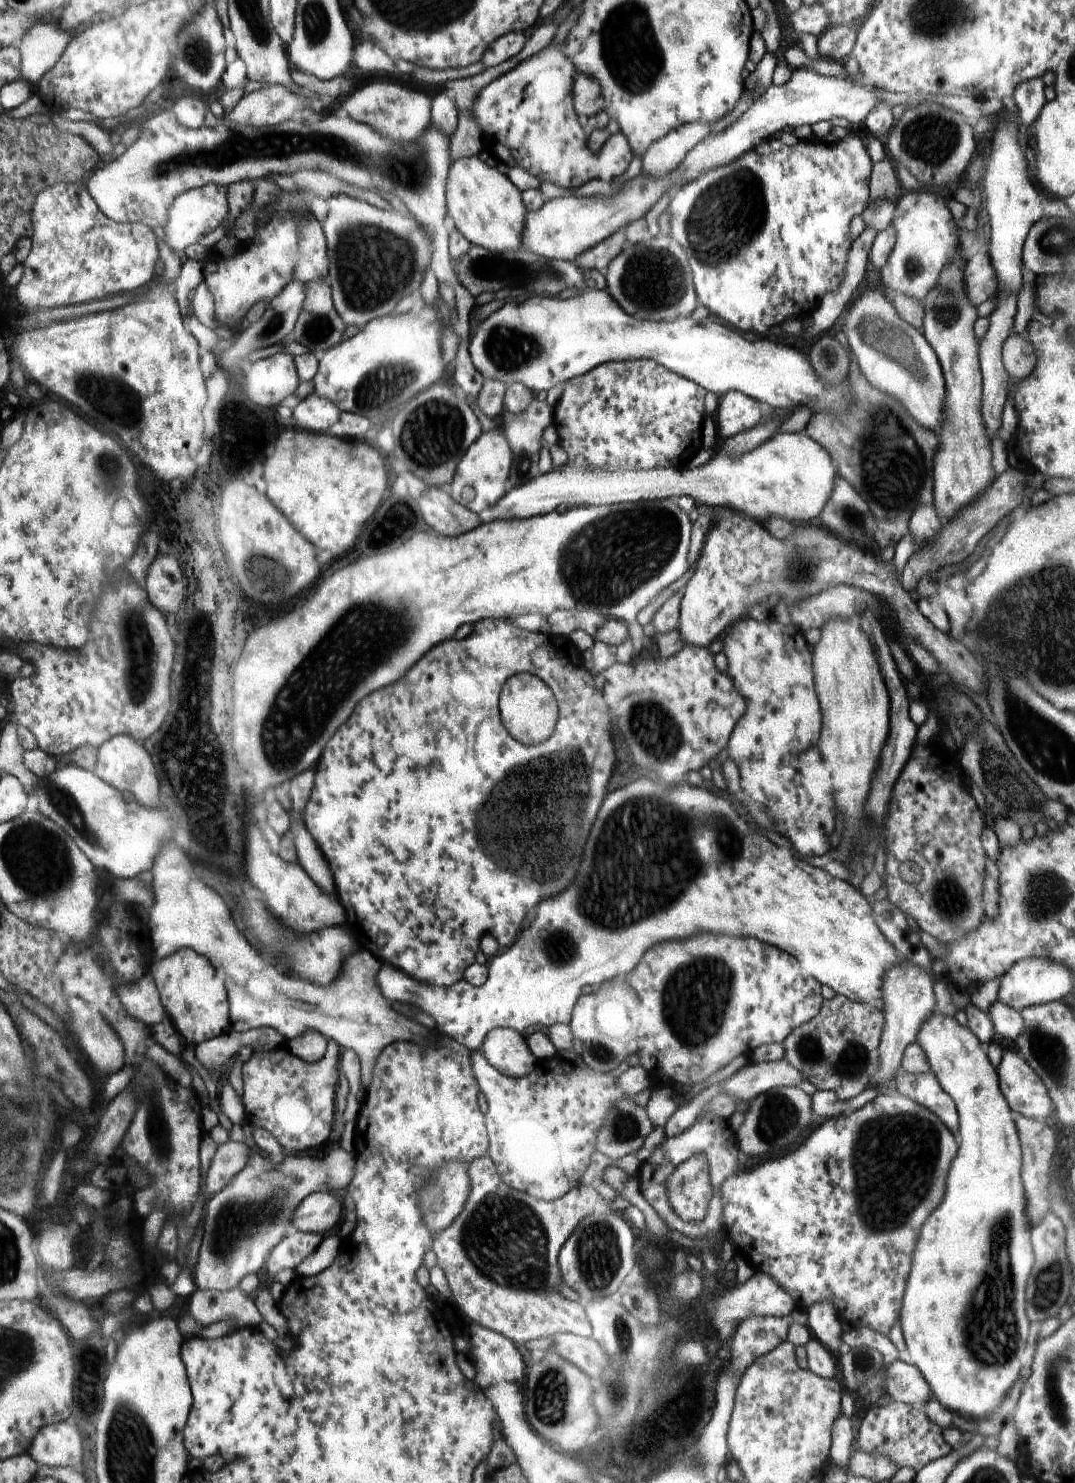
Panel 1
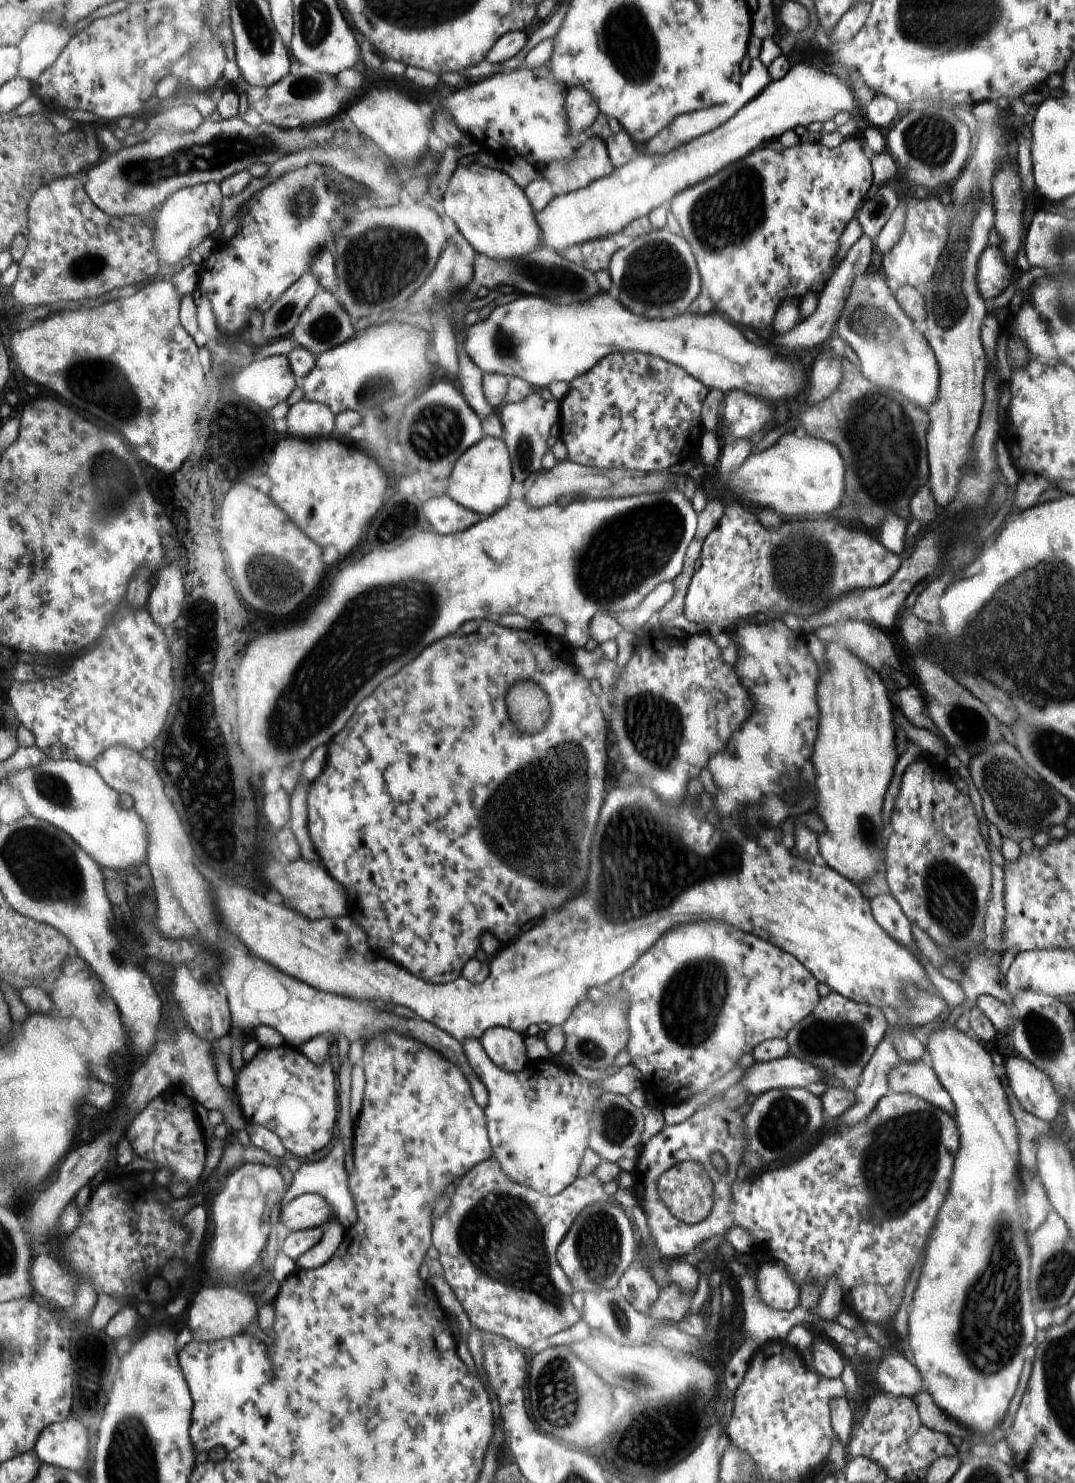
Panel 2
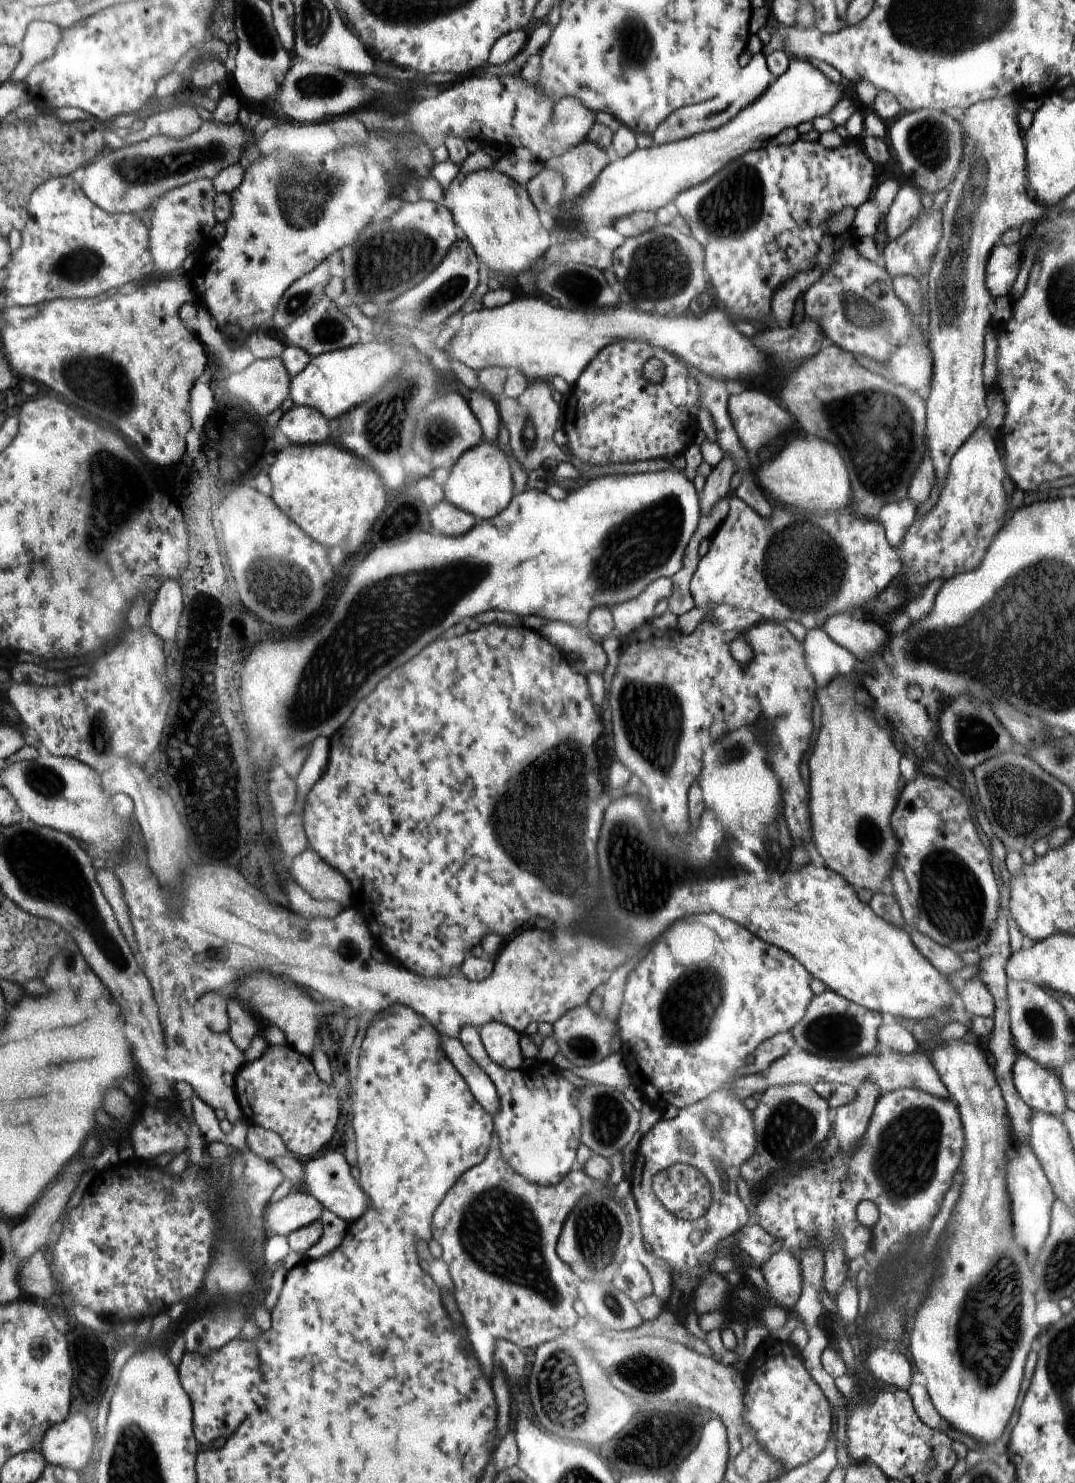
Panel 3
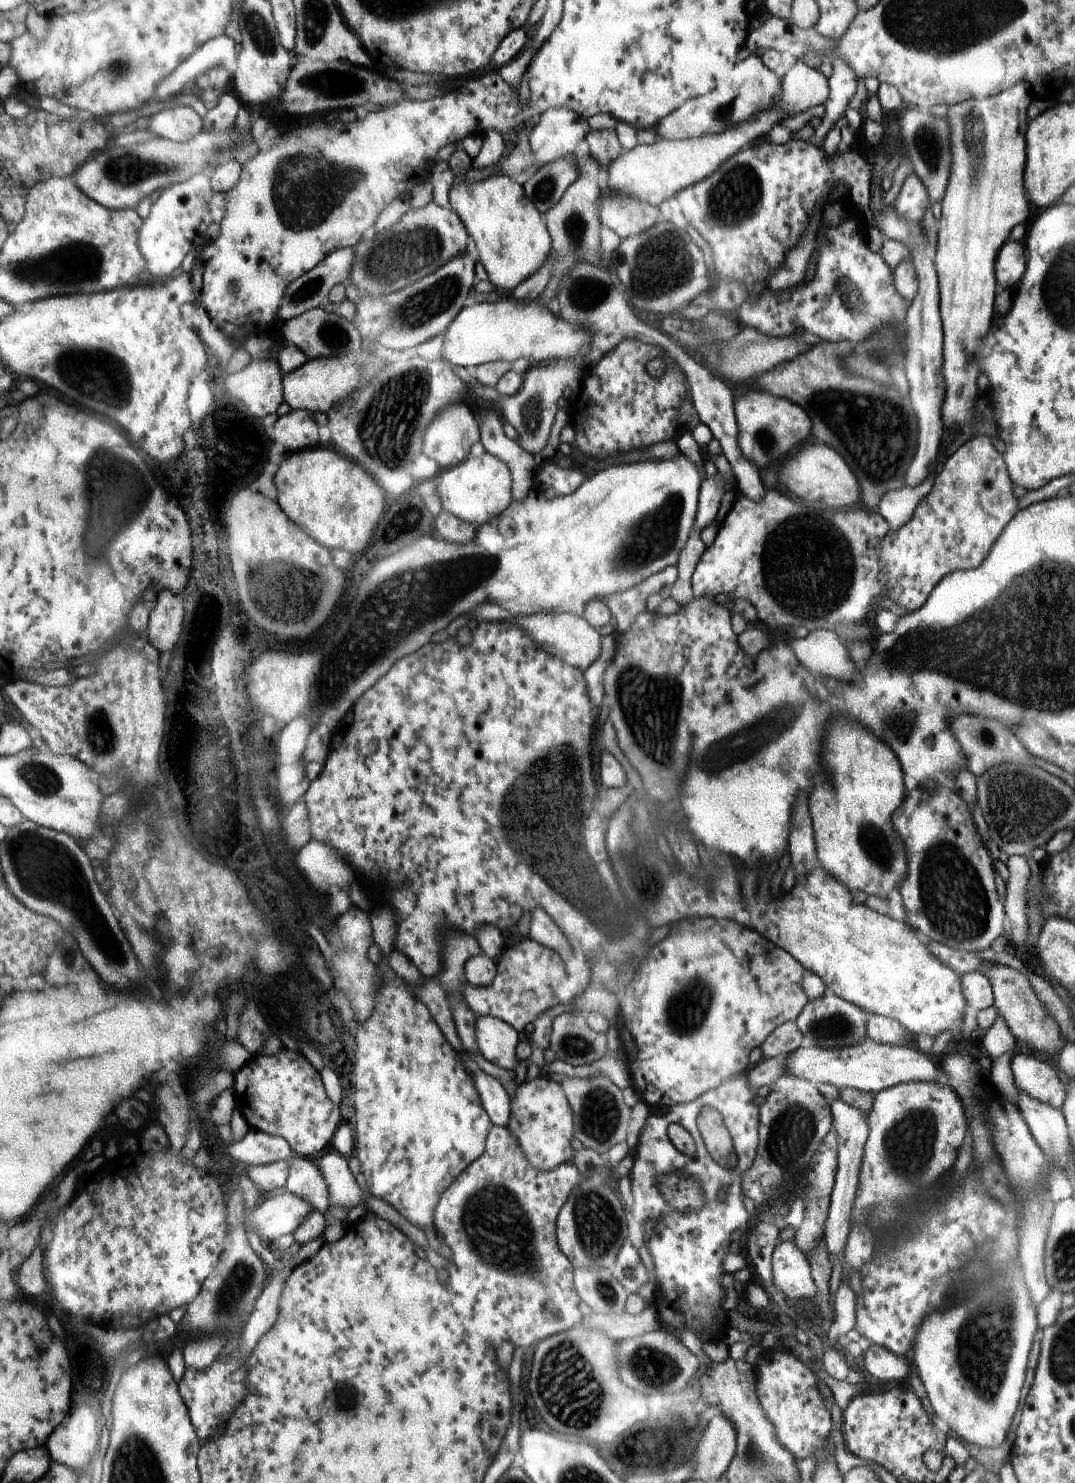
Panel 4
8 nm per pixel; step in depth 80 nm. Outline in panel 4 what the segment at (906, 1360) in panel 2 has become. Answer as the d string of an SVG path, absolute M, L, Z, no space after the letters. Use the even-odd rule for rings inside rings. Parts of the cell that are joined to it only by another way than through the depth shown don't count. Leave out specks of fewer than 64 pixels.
M874 1343L863 1353L863 1361L864 1368L878 1380L902 1382L910 1374L910 1366L905 1358Z

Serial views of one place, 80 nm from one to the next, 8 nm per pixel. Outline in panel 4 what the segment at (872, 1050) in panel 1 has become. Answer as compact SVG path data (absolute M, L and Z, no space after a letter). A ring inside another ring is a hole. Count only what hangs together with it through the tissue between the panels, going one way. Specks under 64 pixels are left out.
M826 988L820 998L810 1000L795 1022L802 1035L801 1046L839 1049L859 1045L867 1036L867 1014L855 1004L841 999L835 991Z

